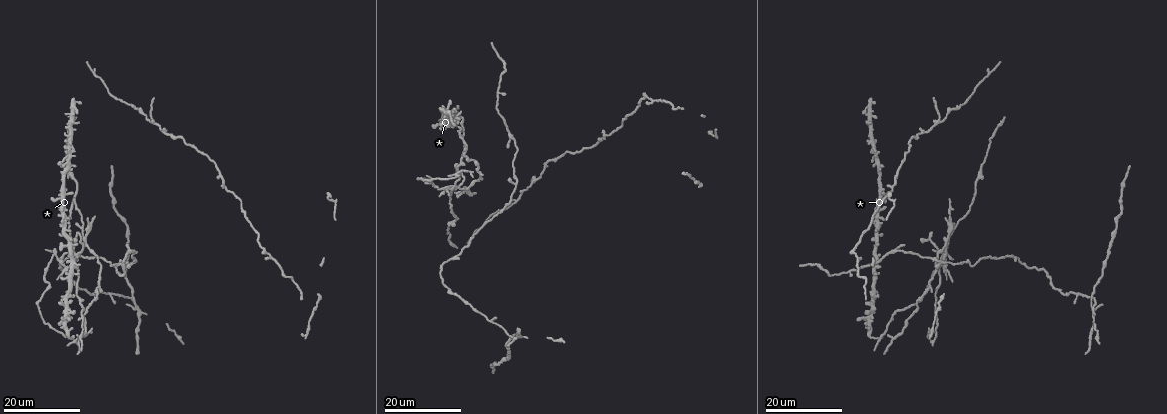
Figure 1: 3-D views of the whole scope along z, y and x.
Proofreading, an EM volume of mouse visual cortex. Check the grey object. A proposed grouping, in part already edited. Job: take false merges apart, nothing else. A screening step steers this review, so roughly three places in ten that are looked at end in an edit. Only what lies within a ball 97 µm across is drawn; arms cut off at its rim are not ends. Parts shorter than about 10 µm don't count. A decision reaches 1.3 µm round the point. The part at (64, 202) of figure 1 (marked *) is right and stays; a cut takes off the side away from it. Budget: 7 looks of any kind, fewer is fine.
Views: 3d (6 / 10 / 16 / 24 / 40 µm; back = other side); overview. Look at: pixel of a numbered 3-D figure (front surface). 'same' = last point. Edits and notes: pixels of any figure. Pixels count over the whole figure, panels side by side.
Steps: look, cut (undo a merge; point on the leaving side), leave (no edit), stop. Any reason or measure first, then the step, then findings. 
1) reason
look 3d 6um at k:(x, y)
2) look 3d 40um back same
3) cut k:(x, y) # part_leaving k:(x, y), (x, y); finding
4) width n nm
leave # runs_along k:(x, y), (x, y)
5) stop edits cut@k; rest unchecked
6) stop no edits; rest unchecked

a fork
look 3d 16um at 1:(947, 245)

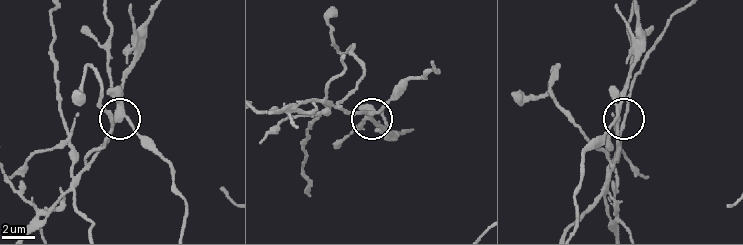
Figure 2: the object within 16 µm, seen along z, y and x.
look 3d 10um at 2:(617, 110)

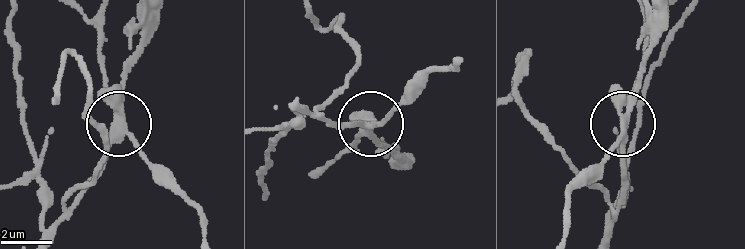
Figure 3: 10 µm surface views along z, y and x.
arms 3
cut 3:(624, 156) # part_leaving 3:(626, 121), (626, 196), (613, 228); a second cell is stuck on

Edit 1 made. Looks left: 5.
three-way junction
look 3d 16um at 1:(929, 289)

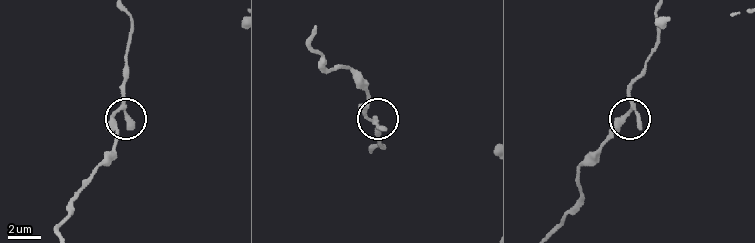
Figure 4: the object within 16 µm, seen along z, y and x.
zoom in
look 3d 10um at 4:(117, 109)

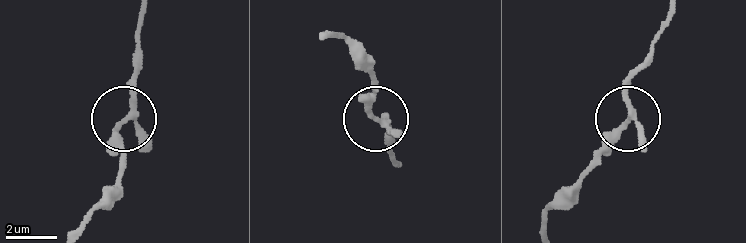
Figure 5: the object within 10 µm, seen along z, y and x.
leave # runs_along 5:(77, 227), (116, 182), (118, 130), (131, 104), (135, 68); all the same cell

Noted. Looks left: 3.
two arms in line, one across
look 3d 24um at 1:(944, 262)

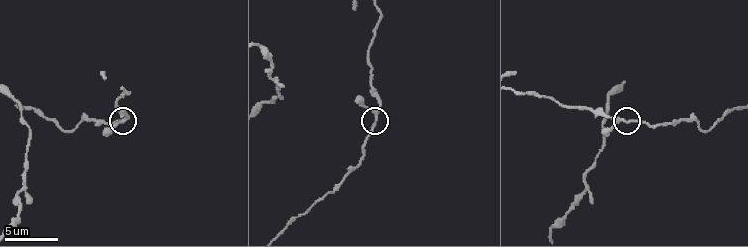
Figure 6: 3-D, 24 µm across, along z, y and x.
look 3d 6um at 6:(123, 120)

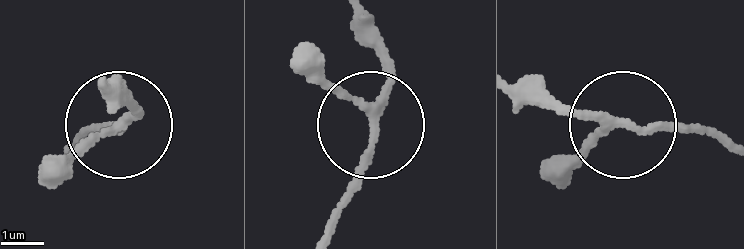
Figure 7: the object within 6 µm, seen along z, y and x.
leave # all the same cell

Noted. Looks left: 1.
stop edits cut@3; rest unchecked

